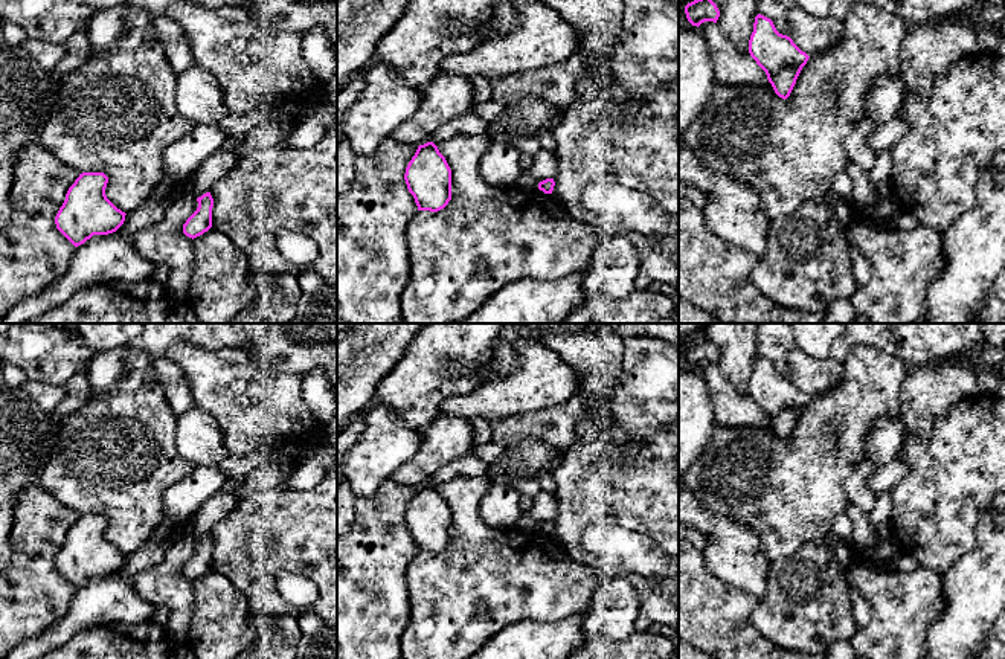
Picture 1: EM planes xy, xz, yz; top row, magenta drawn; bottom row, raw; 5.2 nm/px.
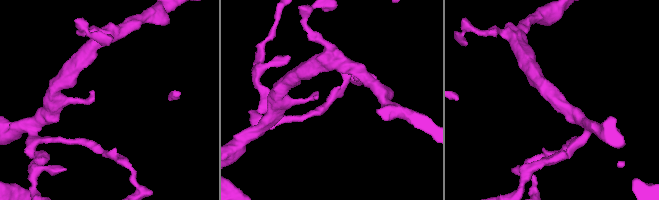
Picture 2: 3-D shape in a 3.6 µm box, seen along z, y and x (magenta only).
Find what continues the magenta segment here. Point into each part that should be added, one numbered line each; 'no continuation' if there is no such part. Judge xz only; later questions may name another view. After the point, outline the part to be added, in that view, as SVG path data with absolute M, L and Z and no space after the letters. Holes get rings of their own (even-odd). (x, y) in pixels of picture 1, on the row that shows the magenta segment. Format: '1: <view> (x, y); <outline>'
no continuation

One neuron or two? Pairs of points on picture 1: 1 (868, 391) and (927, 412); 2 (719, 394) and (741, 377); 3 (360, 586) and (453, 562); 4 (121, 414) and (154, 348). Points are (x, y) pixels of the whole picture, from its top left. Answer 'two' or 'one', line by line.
1: two
2: two
3: two
4: two

